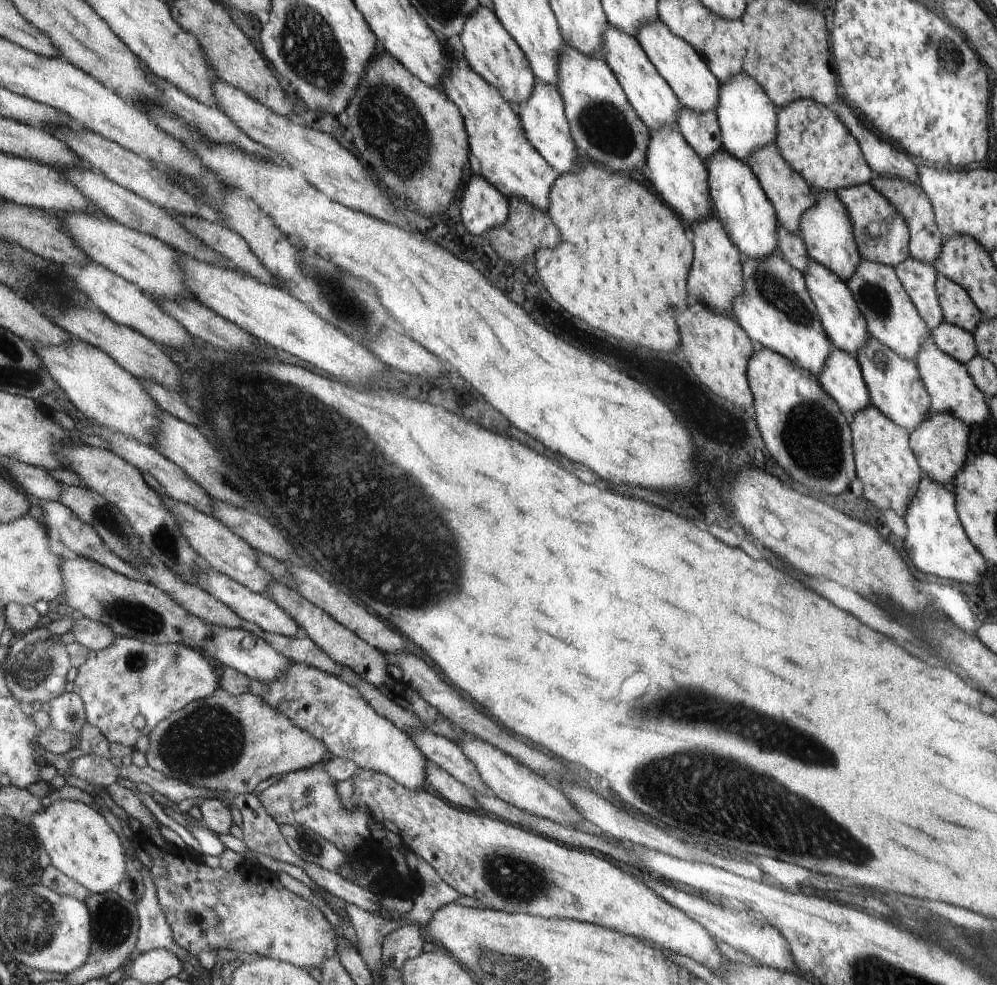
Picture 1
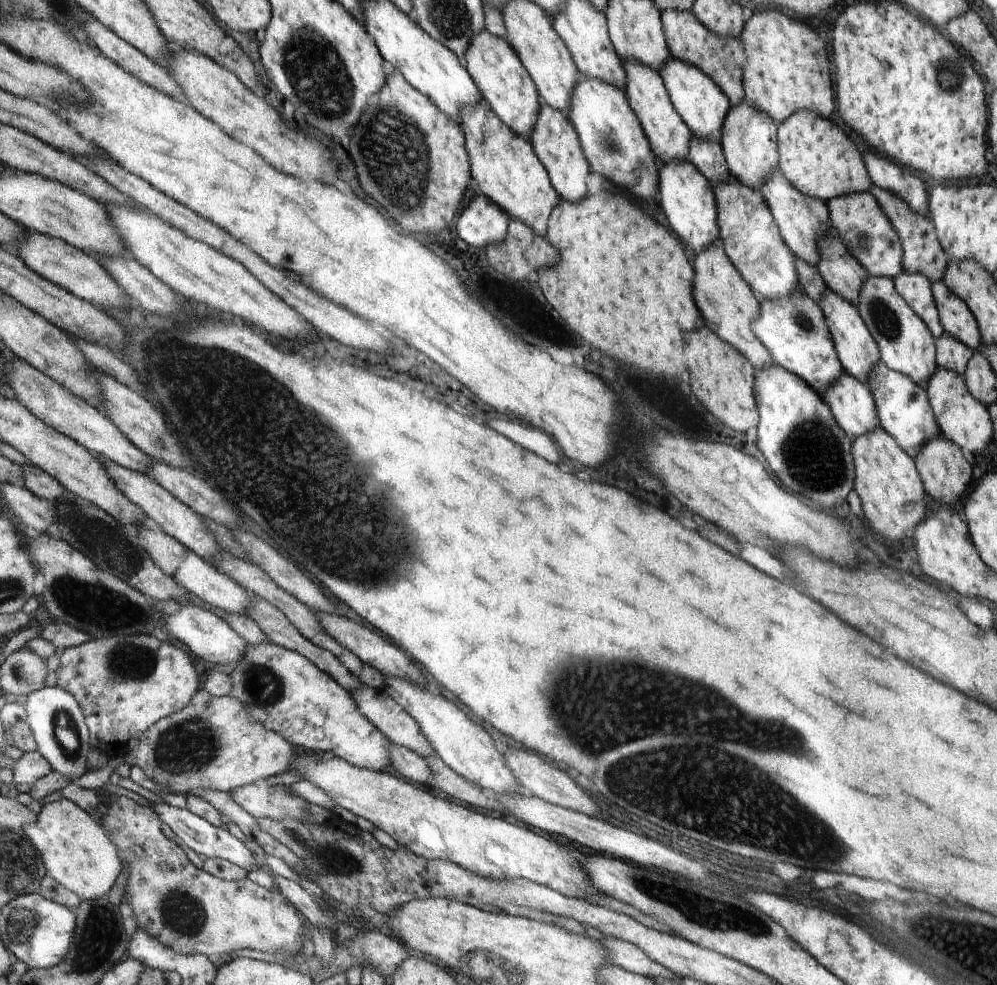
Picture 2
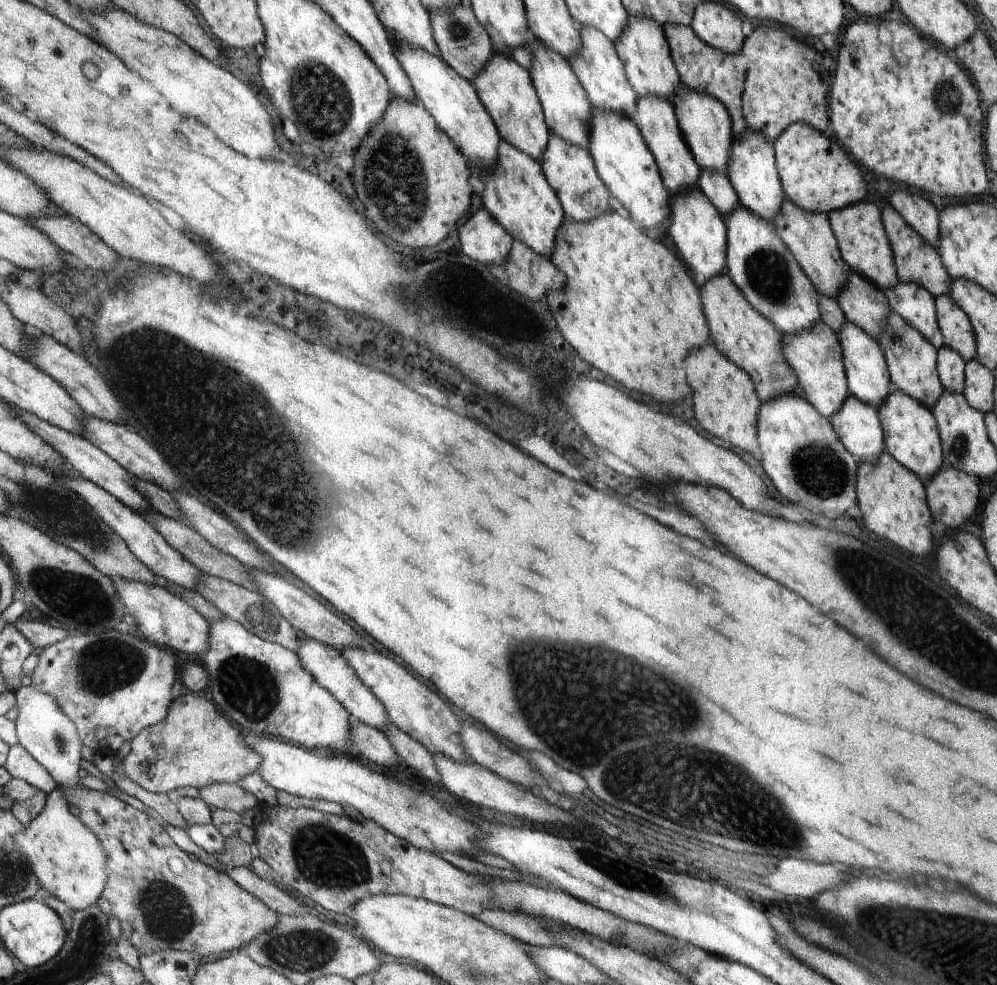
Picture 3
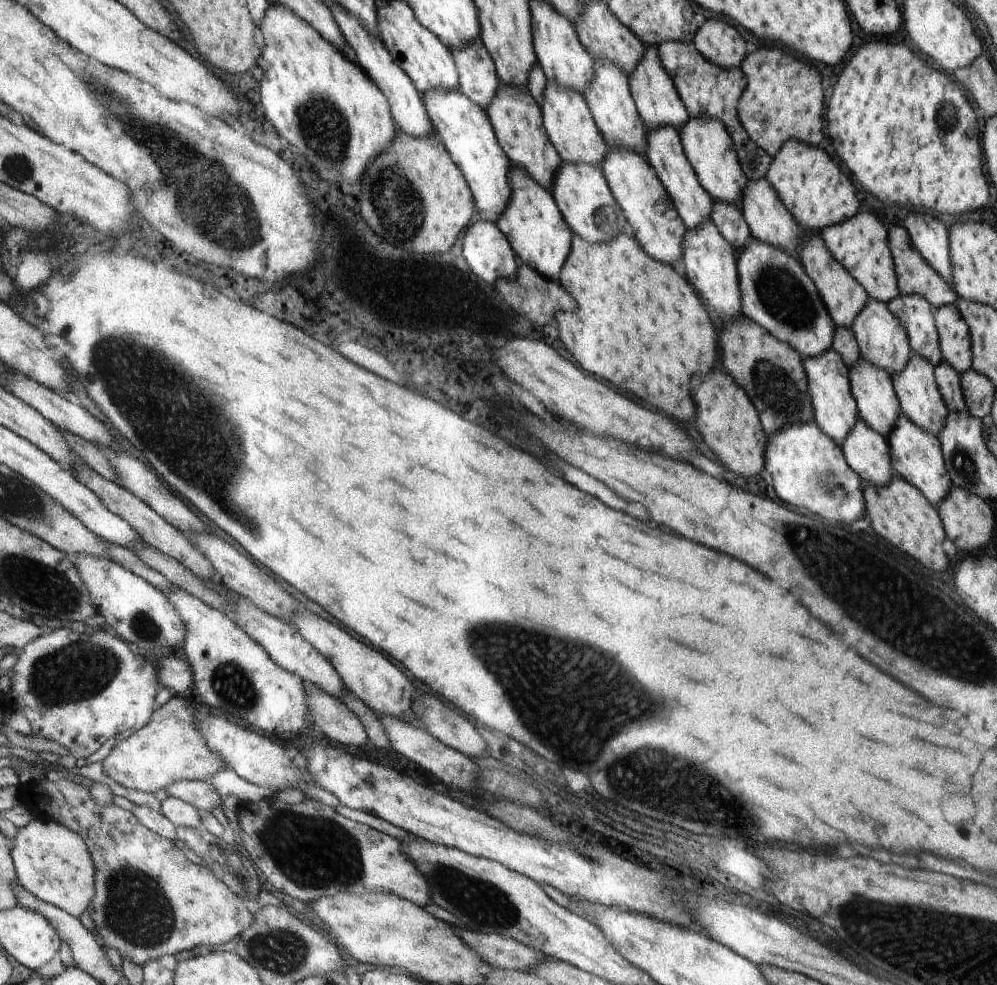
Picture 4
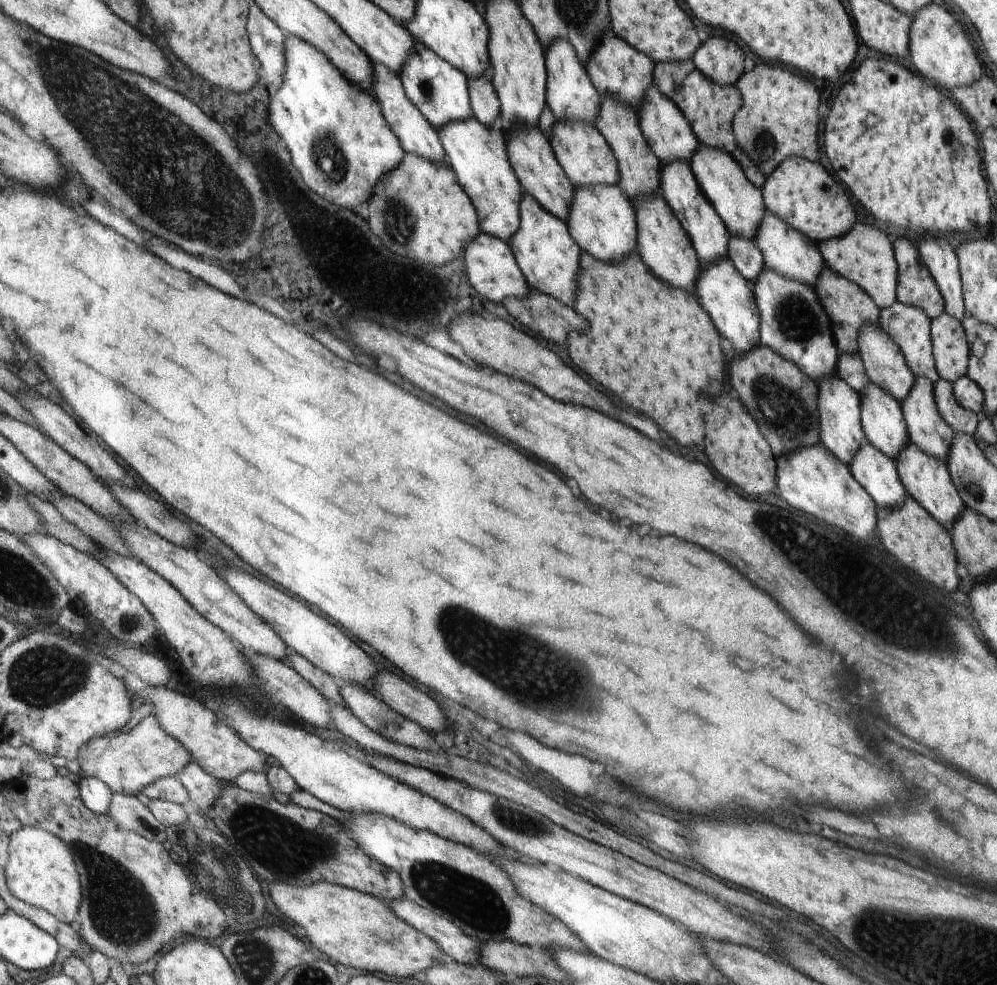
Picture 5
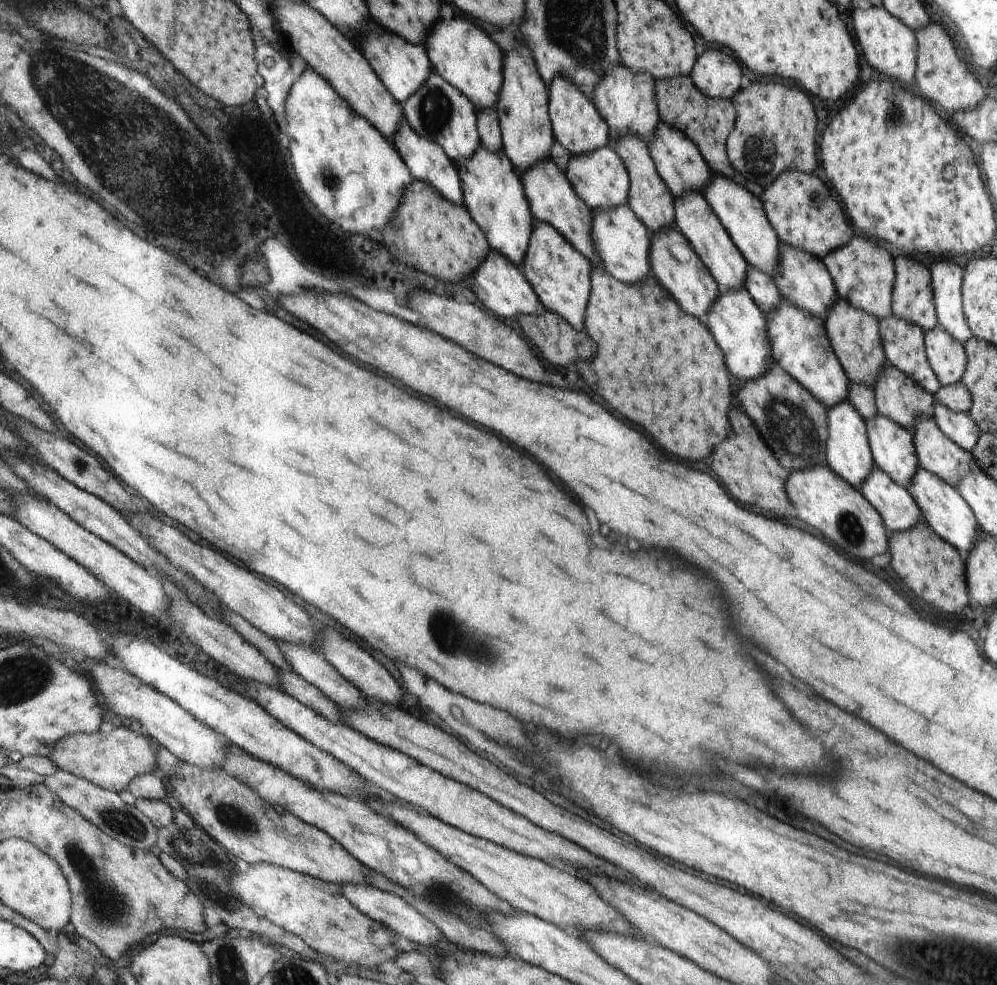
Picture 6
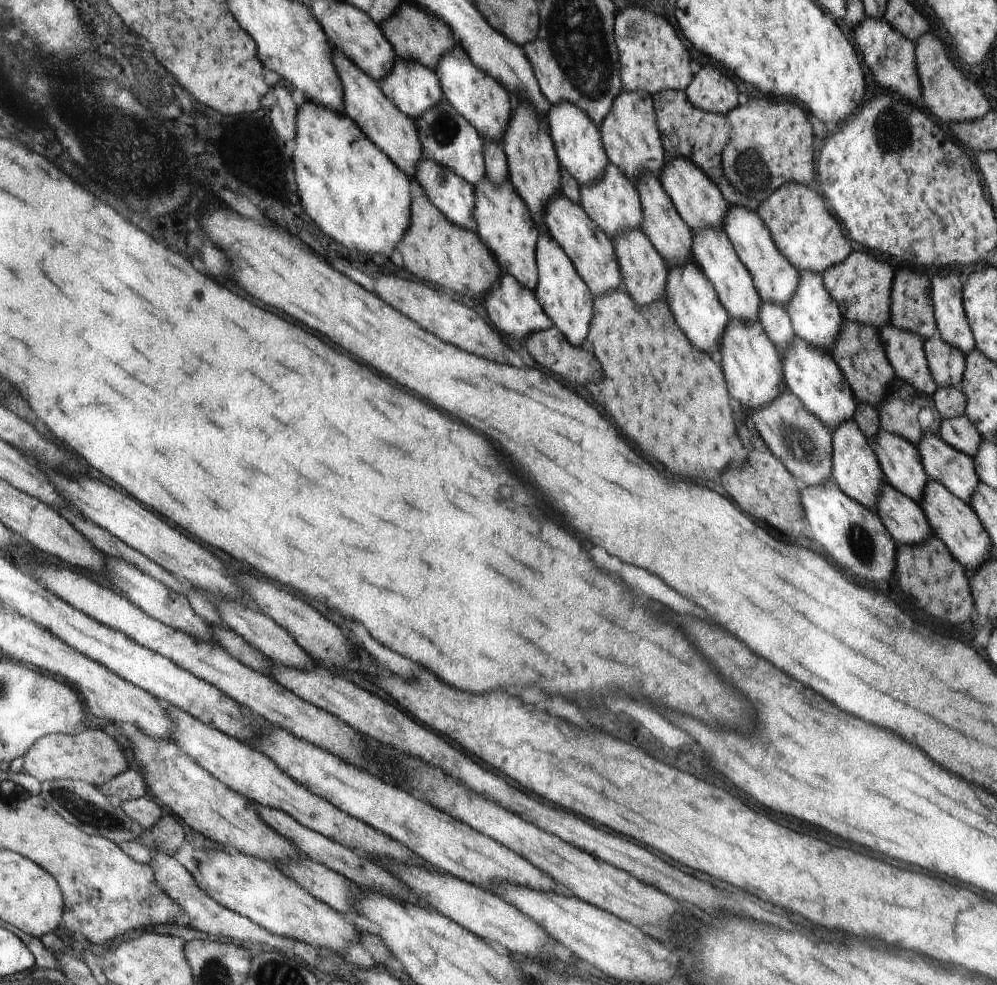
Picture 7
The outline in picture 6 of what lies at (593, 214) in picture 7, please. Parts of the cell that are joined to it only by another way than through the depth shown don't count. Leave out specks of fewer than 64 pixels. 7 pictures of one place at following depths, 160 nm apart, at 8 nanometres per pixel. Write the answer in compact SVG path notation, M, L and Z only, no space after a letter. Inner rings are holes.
M609 145L597 148L583 155L569 156L565 172L574 186L577 194L594 210L601 211L628 202L629 198L629 171L621 155Z

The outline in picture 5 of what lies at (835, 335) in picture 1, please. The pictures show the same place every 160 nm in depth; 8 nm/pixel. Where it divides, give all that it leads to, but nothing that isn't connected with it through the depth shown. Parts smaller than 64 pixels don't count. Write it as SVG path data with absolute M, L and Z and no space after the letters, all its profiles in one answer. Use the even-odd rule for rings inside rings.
M870 380L859 392L859 399L866 440L895 460L909 440L901 402Z

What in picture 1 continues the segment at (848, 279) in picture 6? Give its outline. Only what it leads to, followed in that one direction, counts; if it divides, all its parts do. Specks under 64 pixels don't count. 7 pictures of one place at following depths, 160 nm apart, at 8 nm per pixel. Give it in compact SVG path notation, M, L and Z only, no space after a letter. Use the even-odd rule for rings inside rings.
M870 184L838 190L836 196L848 210L854 242L861 260L870 260L896 268L909 258L909 230L904 218Z

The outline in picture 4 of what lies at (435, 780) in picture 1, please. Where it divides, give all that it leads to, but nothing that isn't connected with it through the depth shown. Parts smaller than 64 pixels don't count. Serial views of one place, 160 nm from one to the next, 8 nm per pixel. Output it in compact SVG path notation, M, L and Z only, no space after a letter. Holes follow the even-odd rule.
M306 685L309 696L309 709L313 724L330 740L346 746L362 748L368 744L369 736L362 721L342 702L318 688Z

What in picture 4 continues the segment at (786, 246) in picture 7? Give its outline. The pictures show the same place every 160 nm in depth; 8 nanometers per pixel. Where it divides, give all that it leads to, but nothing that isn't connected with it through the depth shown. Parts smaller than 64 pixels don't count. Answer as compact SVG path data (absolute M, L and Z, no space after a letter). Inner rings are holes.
M790 139L781 146L781 150L773 156L773 162L765 174L767 179L774 186L775 191L782 198L785 205L793 213L793 217L802 228L808 228L810 232L821 232L827 226L843 223L852 218L858 212L858 198L856 198L856 188L850 182L850 178L840 170L840 166L820 148L808 146L799 140Z

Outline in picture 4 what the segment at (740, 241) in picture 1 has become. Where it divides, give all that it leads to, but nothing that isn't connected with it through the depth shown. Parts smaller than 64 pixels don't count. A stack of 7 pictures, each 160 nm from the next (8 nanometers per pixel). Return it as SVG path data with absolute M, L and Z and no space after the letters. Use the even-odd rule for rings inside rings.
M750 237L738 251L737 263L742 314L788 343L802 358L821 355L832 346L836 323L800 259L784 249Z

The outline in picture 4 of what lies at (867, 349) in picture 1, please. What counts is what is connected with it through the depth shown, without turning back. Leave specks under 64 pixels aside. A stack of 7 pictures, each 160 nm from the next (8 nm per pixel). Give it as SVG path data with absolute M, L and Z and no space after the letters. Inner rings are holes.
M900 413L888 436L891 470L906 482L913 484L930 502L937 504L948 494L952 486L944 464L940 441L935 434L914 424L904 413Z

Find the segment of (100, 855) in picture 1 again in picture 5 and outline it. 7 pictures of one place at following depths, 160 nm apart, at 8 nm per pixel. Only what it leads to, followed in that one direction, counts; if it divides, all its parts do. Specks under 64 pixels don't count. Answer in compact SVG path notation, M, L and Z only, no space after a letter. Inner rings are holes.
M24 827L9 836L8 852L5 877L12 894L19 901L47 910L62 922L74 922L81 903L81 884L68 844L42 827Z

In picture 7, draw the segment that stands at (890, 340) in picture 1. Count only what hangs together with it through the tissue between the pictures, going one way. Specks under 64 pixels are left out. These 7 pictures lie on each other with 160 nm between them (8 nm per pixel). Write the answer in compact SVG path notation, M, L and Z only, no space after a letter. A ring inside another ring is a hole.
M926 433L917 446L921 454L921 461L928 478L942 483L955 497L970 504L971 494L979 485L979 478L975 471L973 458L946 444L938 434Z

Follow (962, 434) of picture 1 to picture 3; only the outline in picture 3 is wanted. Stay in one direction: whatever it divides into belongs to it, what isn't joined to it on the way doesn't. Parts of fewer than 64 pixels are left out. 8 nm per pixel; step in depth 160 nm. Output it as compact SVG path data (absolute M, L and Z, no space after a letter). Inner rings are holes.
M944 465L924 486L933 518L948 530L956 530L981 510L978 481L963 470Z

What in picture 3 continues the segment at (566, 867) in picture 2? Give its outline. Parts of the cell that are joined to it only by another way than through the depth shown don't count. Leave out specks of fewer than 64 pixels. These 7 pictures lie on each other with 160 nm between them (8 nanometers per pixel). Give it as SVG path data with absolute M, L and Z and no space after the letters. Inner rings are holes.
M265 735L247 738L246 742L263 758L257 772L276 790L356 808L365 819L378 823L378 826L390 834L397 835L413 847L429 853L448 851L464 856L483 852L483 834L476 823L466 822L464 818L444 808L434 797L425 793L418 794L409 785L398 784L398 781L372 771L367 765L360 765L355 760L336 753L323 758L316 751L280 742Z

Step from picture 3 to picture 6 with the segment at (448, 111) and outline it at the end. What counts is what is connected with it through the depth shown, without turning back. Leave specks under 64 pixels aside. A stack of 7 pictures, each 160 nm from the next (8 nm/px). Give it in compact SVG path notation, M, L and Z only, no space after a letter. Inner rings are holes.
M481 147L463 161L456 162L456 167L464 187L463 204L487 234L490 246L520 267L528 252L534 216L513 162L503 149L491 151Z

